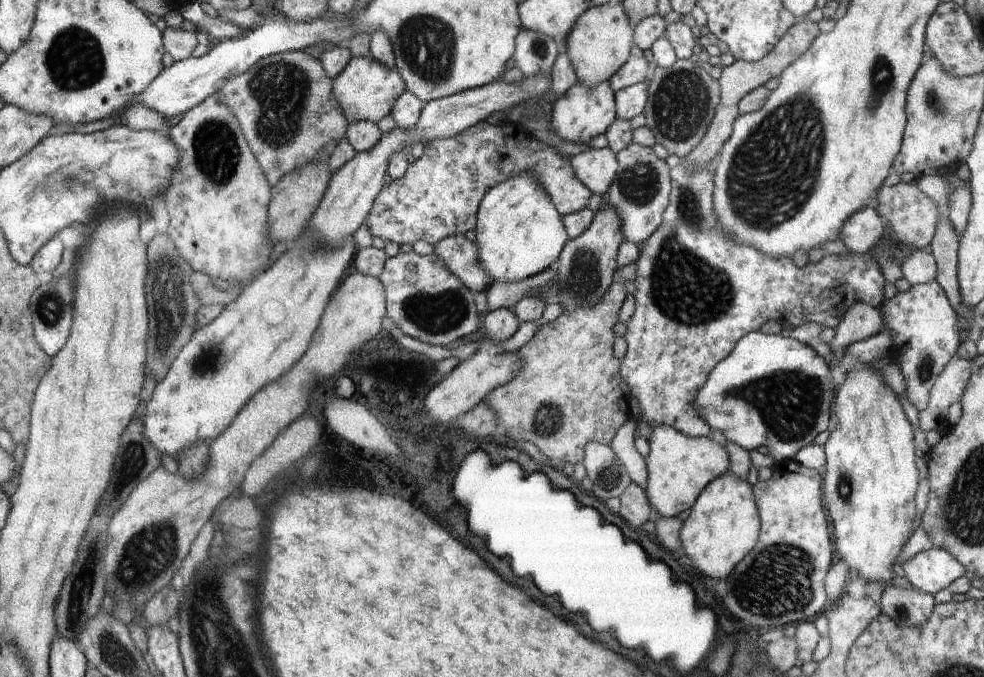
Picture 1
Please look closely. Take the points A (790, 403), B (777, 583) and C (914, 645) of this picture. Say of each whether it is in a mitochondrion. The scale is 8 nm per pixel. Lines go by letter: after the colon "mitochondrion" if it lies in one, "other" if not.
A: mitochondrion
B: mitochondrion
C: other

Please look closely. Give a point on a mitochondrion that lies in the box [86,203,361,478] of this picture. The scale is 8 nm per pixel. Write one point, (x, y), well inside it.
(167, 285)

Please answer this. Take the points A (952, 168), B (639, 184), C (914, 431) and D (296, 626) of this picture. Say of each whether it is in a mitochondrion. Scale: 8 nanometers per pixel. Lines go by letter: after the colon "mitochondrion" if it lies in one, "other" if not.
A: other
B: mitochondrion
C: other
D: other

